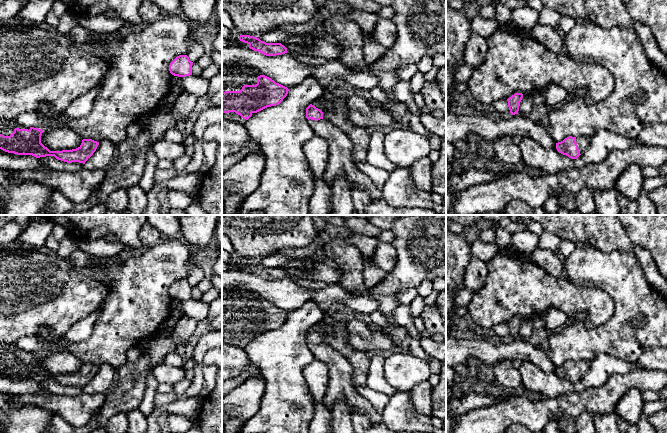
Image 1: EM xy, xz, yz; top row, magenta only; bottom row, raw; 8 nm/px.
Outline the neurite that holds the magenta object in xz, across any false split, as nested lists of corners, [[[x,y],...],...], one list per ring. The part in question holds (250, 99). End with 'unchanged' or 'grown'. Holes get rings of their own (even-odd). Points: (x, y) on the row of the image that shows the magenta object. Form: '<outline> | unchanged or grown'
[[[239,62],[222,64],[222,119],[245,123],[255,113],[280,104],[289,89]]] | grown

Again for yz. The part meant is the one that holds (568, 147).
[[[569,136],[563,141],[556,143],[556,149],[559,153],[568,156],[571,159],[577,159],[587,150],[589,145],[590,137],[588,136]]] | grown

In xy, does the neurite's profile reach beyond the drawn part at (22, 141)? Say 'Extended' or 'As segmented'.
Extended

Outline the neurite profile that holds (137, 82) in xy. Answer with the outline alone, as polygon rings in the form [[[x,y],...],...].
[[[181,14],[168,15],[166,18],[138,26],[125,37],[117,32],[105,35],[93,35],[95,46],[108,64],[105,81],[94,99],[91,111],[82,118],[71,118],[65,112],[54,115],[44,103],[38,110],[42,118],[54,118],[71,128],[83,139],[97,142],[111,141],[118,146],[128,136],[126,129],[132,122],[143,116],[150,116],[165,103],[170,92],[170,63],[179,55],[187,55],[192,42],[197,42],[185,17]]]

